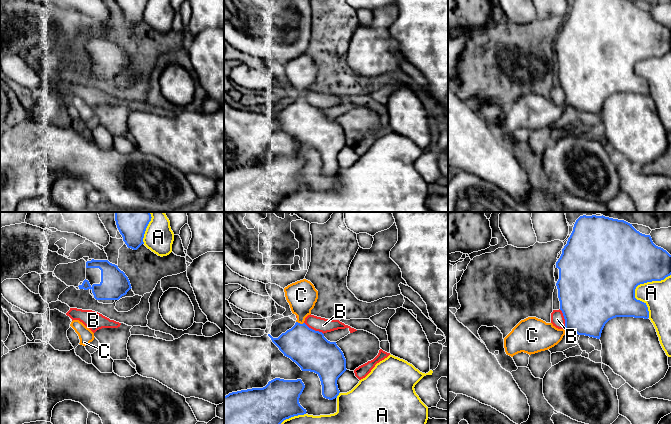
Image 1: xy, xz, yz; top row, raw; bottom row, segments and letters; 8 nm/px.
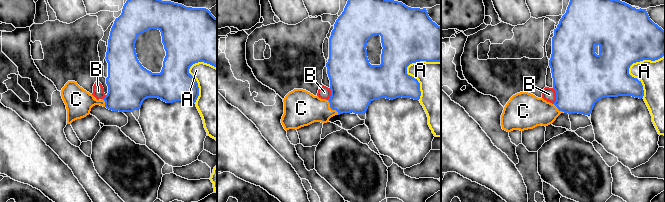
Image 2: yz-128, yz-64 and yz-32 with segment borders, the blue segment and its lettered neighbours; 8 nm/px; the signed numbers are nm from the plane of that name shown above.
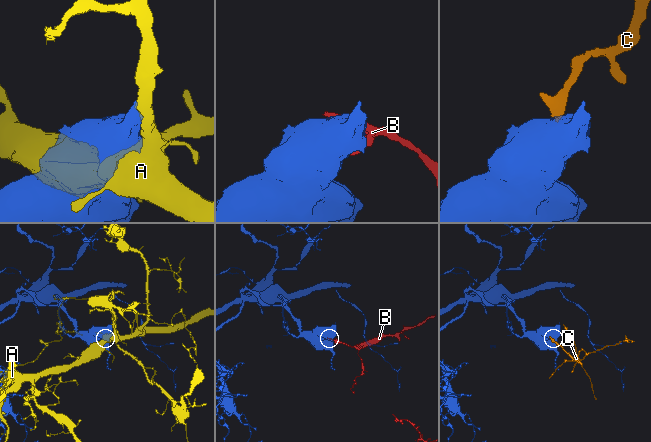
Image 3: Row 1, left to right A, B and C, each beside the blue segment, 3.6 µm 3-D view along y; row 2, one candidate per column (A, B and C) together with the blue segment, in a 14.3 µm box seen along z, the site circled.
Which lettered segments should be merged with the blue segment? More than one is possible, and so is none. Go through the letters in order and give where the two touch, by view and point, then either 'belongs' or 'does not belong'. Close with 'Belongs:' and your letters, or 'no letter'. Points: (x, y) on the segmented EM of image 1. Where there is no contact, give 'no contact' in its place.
A: yz (636, 286) | does not belong
B: xz (314, 330) | does not belong
C: xz (299, 323) | belongs
Belongs: C

